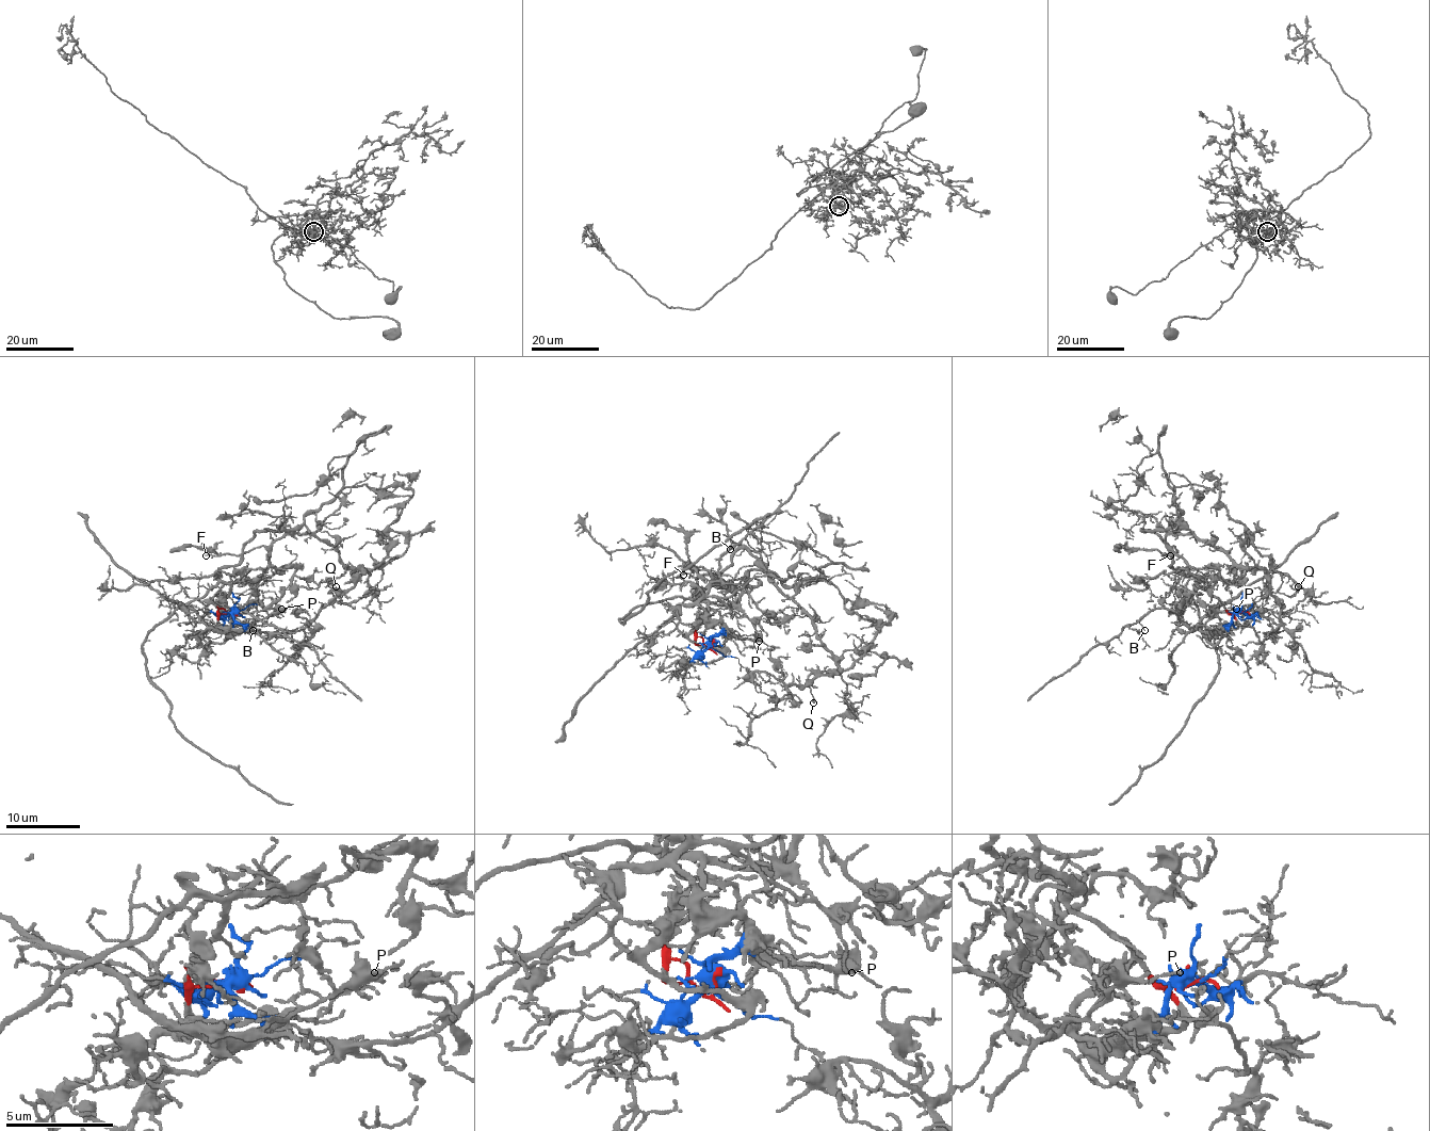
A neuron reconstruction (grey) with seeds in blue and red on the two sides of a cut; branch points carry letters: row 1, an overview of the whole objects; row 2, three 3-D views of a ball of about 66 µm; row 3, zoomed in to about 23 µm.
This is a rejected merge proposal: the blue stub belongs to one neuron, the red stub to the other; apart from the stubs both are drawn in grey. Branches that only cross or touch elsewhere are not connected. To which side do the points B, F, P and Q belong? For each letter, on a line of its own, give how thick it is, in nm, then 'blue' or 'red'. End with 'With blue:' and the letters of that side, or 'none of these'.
B: calibre 100 nm; blue
F: calibre 70 nm; red
P: calibre 50 nm; blue
Q: calibre 120 nm; red
With blue: B, P

